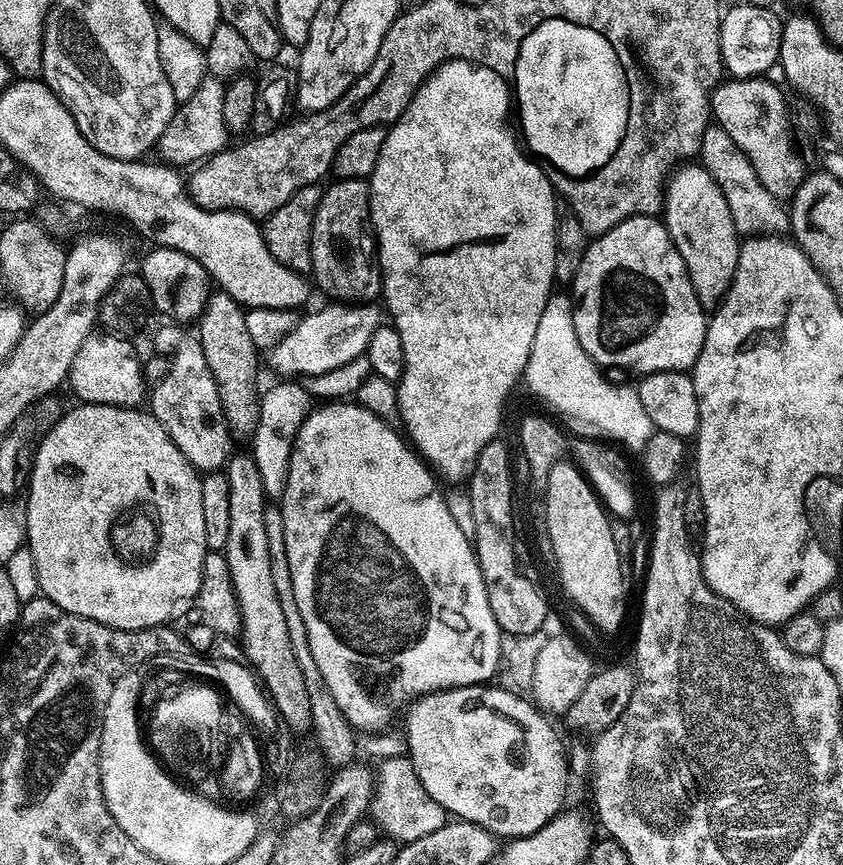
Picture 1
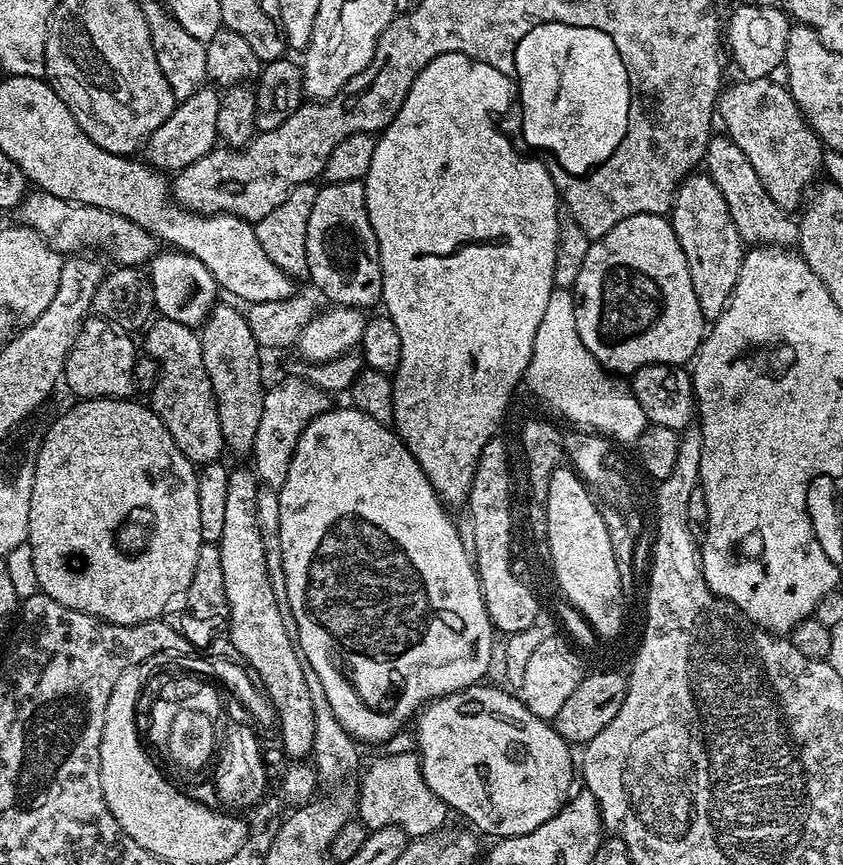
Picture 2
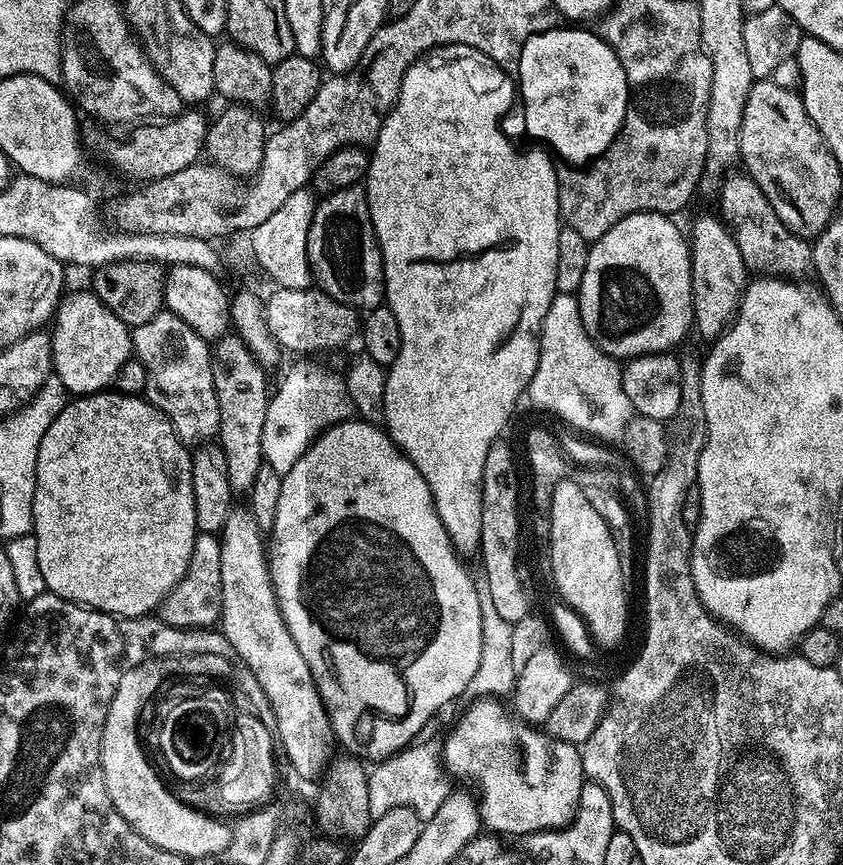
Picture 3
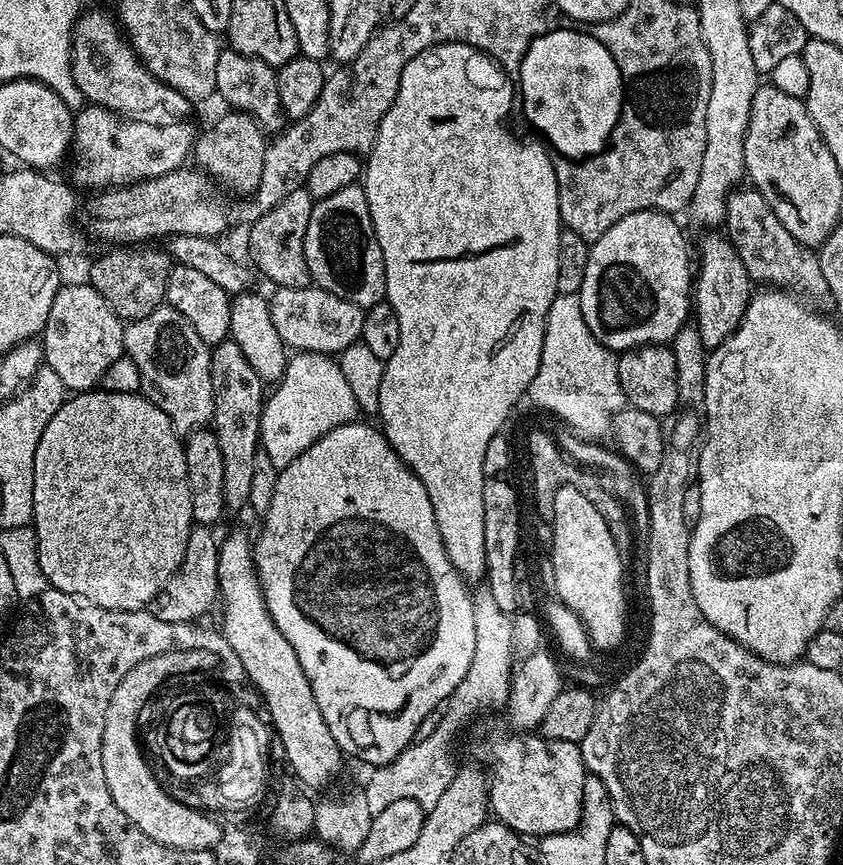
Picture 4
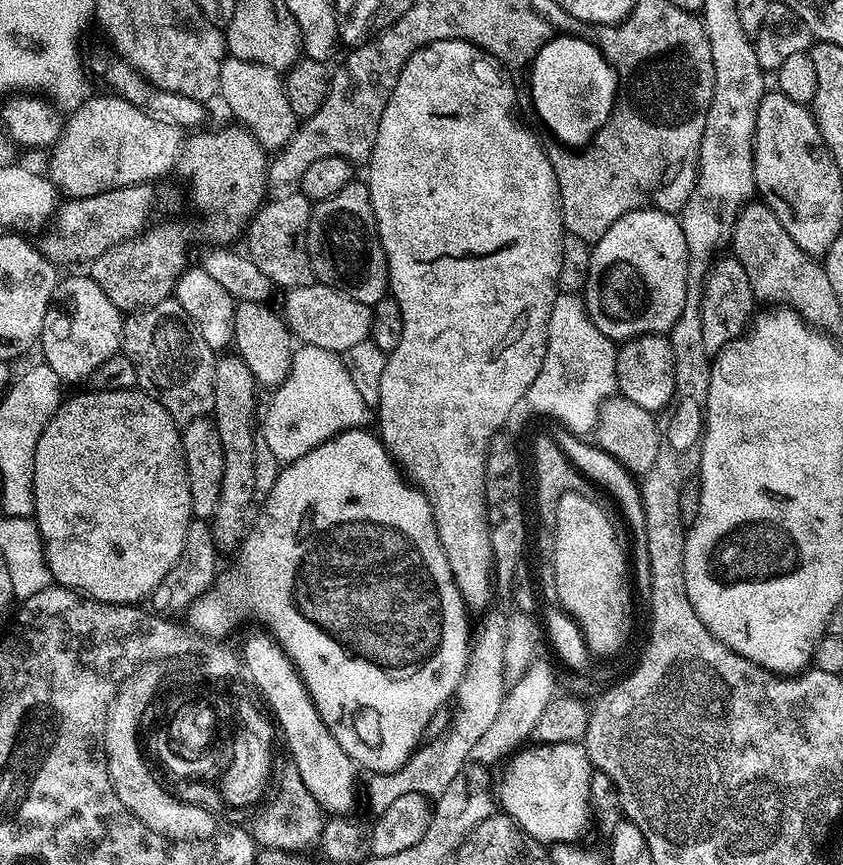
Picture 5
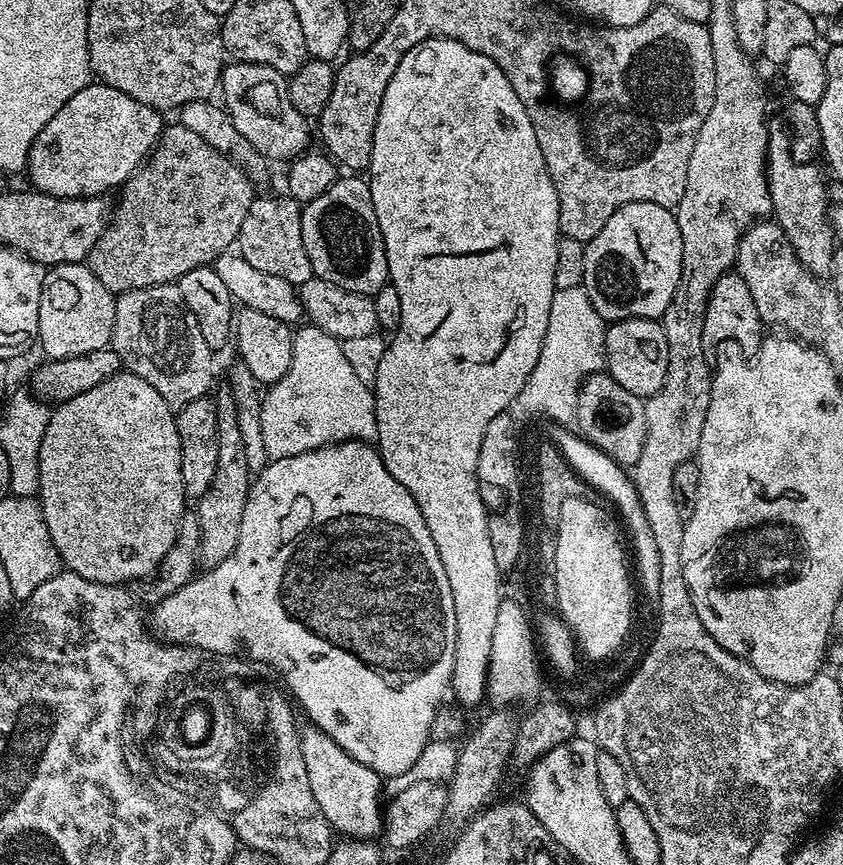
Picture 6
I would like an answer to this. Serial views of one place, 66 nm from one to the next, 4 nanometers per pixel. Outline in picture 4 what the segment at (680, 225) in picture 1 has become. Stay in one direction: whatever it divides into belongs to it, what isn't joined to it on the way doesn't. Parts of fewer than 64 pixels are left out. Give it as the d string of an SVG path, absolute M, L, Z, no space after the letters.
M720 234L720 236L712 236L708 241L705 242L704 245L700 248L700 264L698 260L698 271L694 276L694 326L698 330L698 334L702 338L702 342L704 343L705 349L711 350L713 348L717 348L720 343L722 343L728 335L731 334L732 331L739 326L742 322L742 318L746 314L746 306L748 305L748 301L752 299L754 295L754 282L748 275L746 274L746 266L742 266L742 258L738 258L738 254L734 250L734 246L728 240L727 235Z

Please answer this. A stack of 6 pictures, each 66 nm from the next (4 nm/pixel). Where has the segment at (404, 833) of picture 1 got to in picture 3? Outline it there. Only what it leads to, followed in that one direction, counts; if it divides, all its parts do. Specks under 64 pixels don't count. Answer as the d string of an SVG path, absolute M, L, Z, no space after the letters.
M420 742L406 746L369 769L367 784L371 819L382 817L392 809L408 808L423 822L432 818L449 796L449 781L442 765L439 743Z

